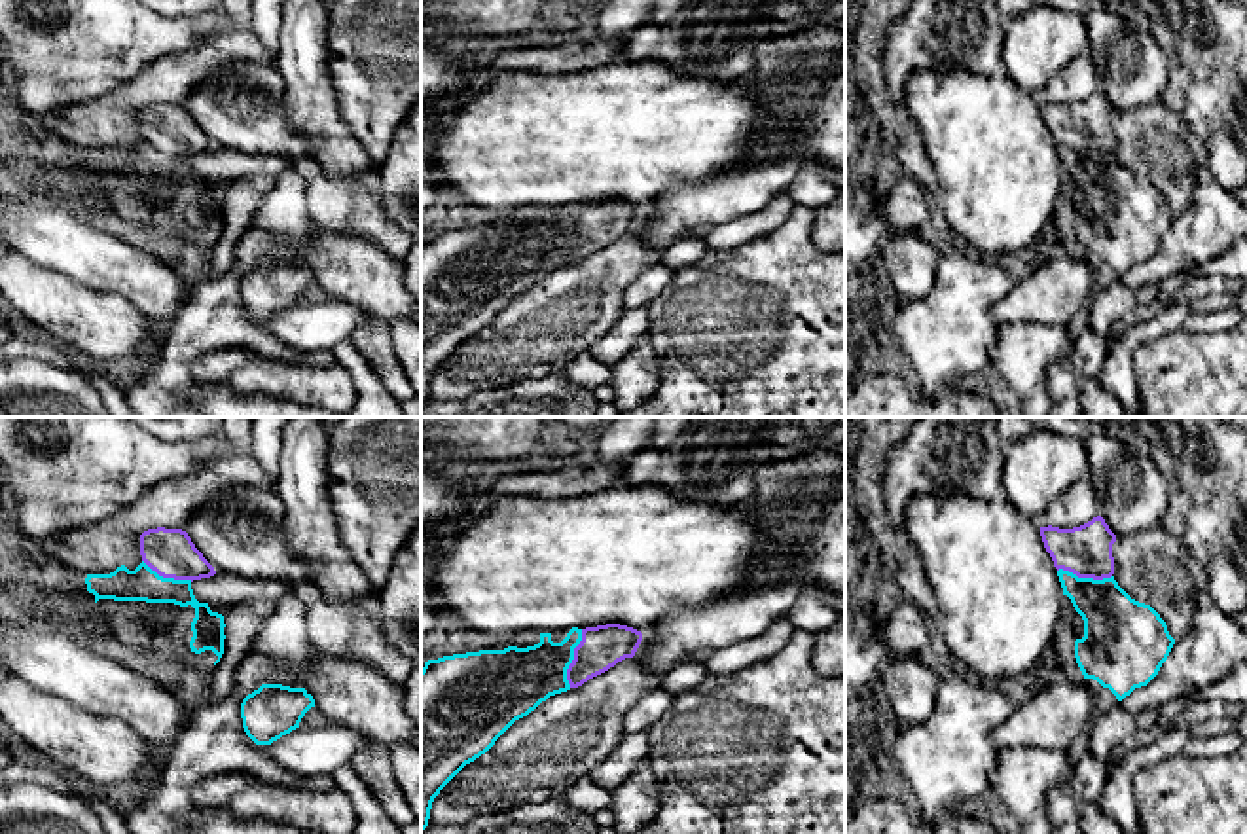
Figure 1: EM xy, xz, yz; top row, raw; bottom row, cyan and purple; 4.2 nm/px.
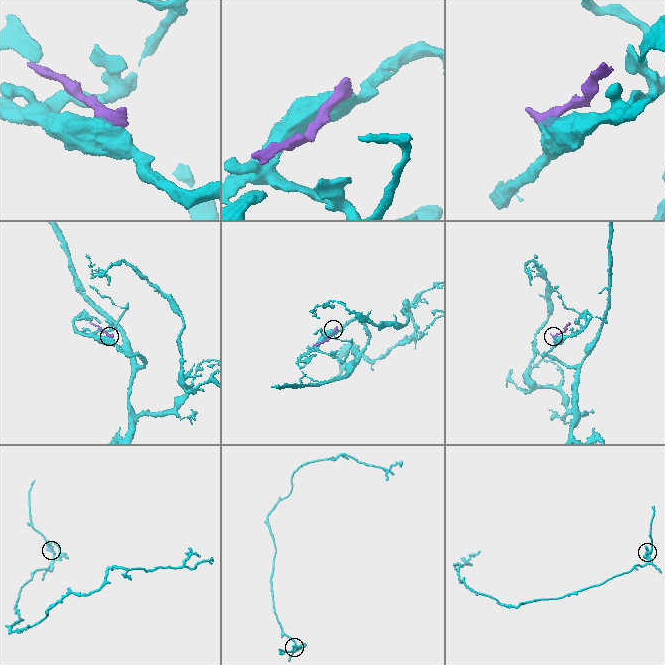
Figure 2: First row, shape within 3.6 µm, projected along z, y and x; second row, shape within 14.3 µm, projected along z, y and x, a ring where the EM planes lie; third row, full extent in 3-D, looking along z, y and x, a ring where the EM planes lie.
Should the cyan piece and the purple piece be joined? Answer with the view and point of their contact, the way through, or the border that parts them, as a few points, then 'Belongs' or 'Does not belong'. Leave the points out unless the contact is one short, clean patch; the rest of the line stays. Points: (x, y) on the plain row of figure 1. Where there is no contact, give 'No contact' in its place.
Touches cyan at xz (573, 234). Belongs

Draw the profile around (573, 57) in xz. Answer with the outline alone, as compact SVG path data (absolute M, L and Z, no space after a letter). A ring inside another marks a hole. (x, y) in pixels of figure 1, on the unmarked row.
M624 38L593 44L567 44L555 47L506 49L489 61L481 80L495 80L504 72L527 70L546 76L582 72L620 59Z

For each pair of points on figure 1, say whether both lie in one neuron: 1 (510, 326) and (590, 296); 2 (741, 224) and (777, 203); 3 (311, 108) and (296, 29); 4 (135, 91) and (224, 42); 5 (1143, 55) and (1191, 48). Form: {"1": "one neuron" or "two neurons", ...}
{"1": "one neuron", "2": "one neuron", "3": "one neuron", "4": "one neuron", "5": "two neurons"}

